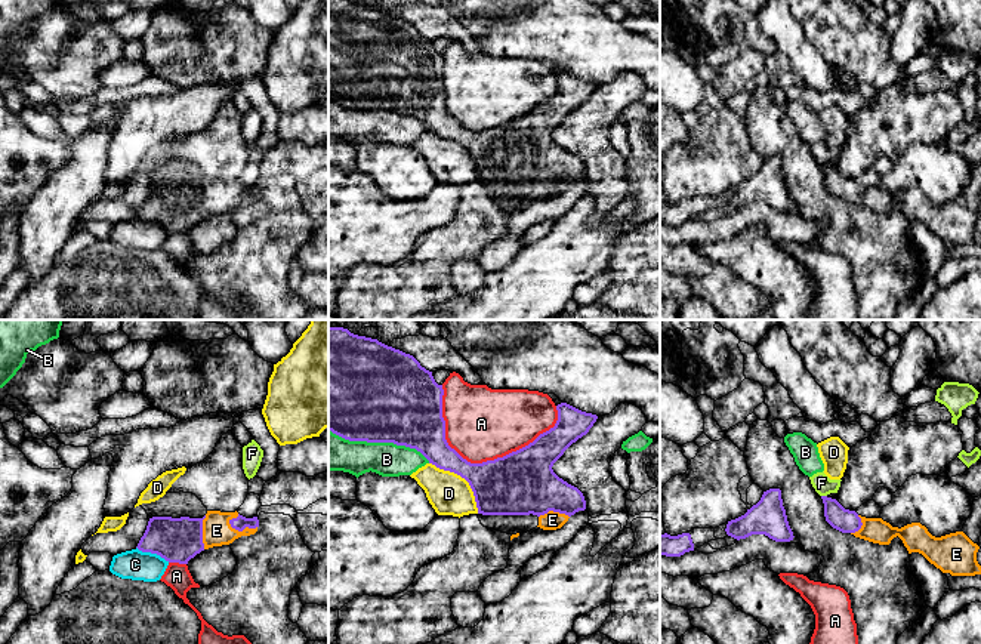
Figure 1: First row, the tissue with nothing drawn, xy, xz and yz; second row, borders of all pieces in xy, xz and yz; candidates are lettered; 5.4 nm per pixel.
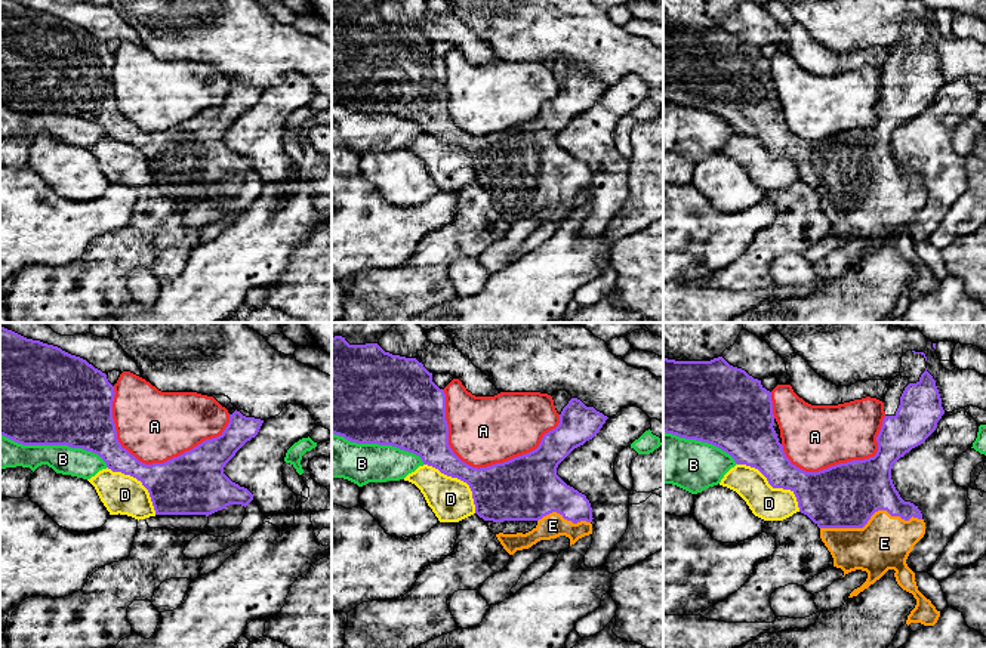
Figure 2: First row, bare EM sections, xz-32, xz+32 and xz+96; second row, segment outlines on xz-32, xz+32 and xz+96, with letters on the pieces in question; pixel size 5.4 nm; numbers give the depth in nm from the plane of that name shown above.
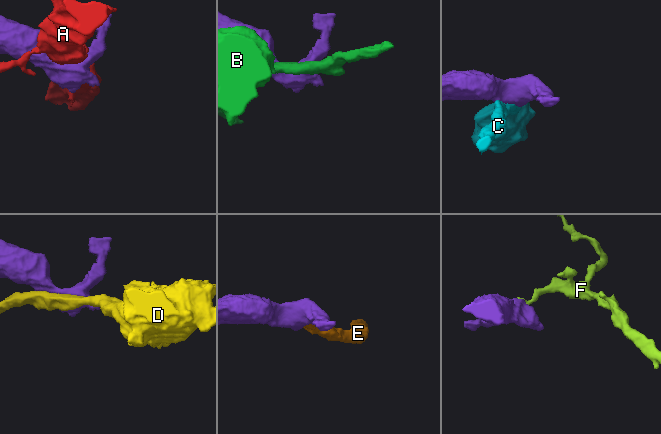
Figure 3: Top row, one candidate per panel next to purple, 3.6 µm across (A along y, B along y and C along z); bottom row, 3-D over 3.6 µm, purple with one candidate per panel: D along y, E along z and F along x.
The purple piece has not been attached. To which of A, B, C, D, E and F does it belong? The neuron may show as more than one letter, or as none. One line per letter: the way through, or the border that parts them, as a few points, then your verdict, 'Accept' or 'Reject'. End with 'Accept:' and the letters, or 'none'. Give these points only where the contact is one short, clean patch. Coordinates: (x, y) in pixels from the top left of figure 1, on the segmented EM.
A: Reject
B: Reject
C: Reject
D: Reject
E: Accept
F: Boundary: yz (821, 495), (826, 496). Reject
Accept: E

